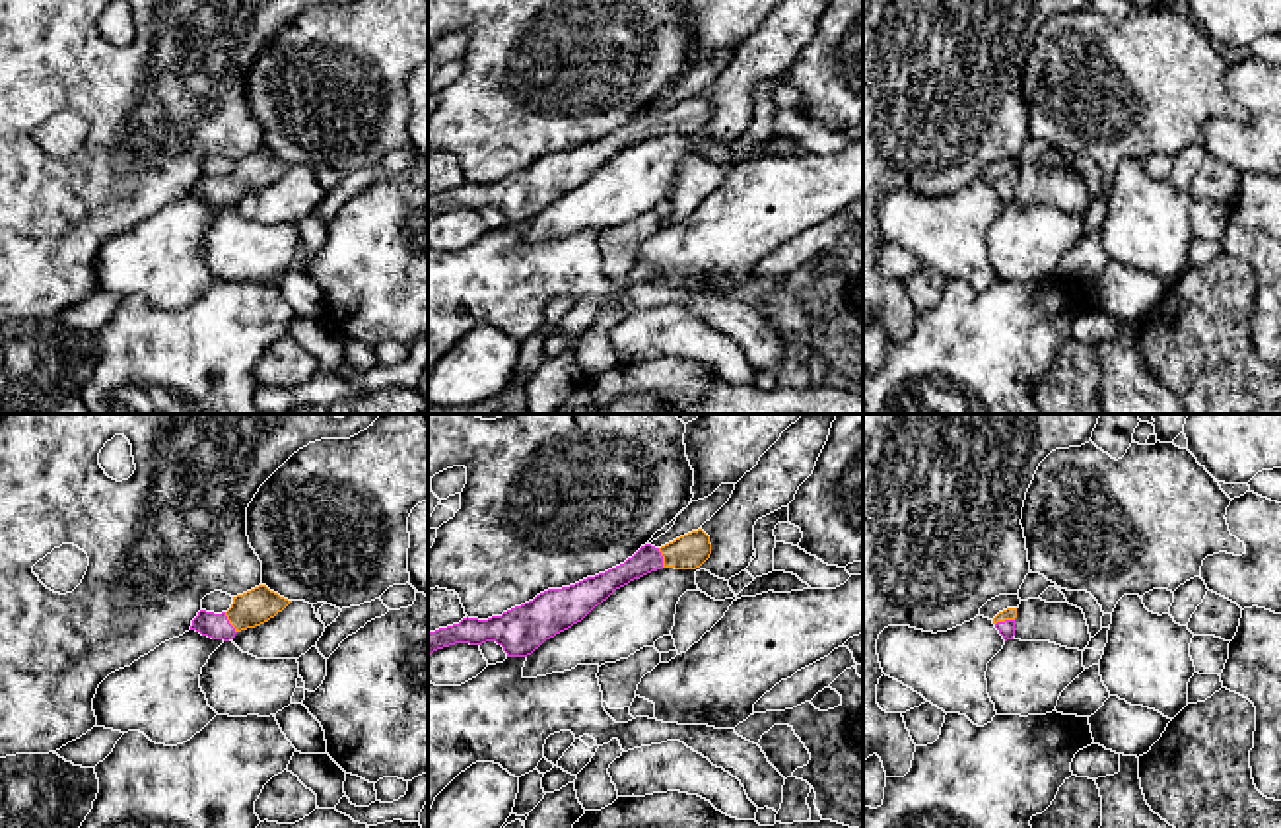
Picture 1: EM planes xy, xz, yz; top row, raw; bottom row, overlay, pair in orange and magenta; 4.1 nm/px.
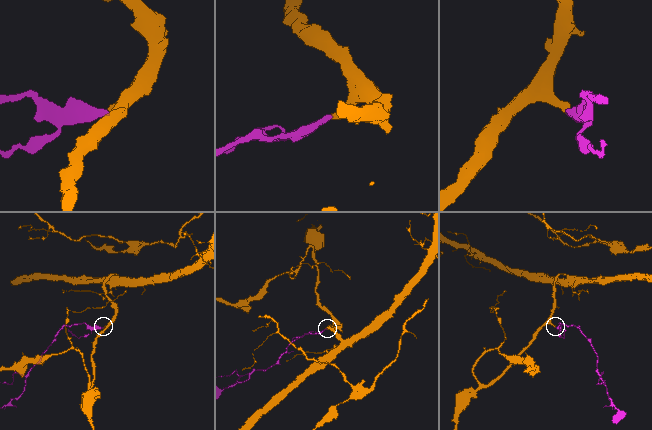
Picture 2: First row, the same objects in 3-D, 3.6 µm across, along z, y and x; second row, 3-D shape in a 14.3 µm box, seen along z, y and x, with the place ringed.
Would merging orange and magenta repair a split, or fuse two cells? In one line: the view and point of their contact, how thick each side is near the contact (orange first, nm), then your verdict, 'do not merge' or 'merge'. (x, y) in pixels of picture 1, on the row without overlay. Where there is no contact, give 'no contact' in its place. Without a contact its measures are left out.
xy (230, 187) | 150/110 nm | merge

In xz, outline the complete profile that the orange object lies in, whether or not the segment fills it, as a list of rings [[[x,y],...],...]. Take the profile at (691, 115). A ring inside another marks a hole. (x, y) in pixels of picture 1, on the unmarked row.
[[[698,93],[661,113],[641,111],[624,128],[575,150],[548,154],[533,165],[488,185],[463,183],[459,189],[428,196],[428,220],[437,214],[496,206],[507,222],[527,222],[546,204],[581,187],[616,154],[661,132],[696,134],[711,119],[710,101]]]

